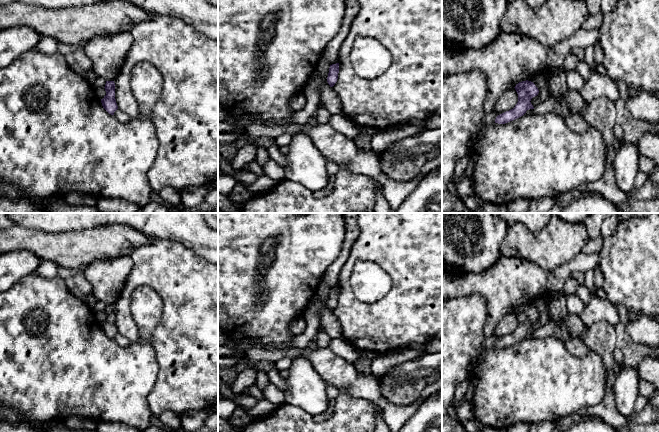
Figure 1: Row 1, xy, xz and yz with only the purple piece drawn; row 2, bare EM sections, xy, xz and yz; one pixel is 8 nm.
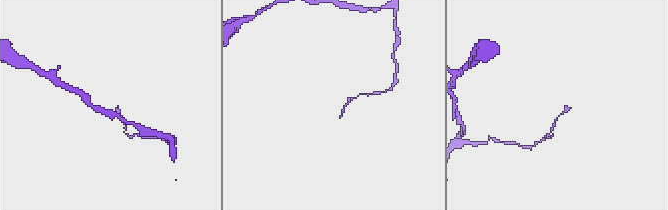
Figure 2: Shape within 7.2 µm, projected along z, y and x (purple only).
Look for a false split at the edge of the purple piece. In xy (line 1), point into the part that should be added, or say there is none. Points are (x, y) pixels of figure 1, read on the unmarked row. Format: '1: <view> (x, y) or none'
1: none

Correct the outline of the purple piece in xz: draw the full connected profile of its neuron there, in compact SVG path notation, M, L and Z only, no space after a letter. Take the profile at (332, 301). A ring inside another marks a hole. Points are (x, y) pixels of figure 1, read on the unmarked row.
M339 287L330 289L327 306L330 311L333 311L338 303Z

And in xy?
M106 305L105 308L106 319L101 323L103 332L111 339L118 333L115 323L115 307L114 305Z

